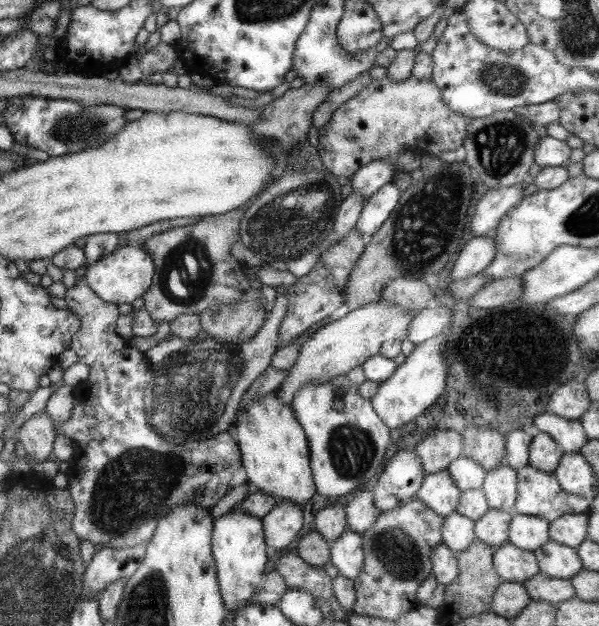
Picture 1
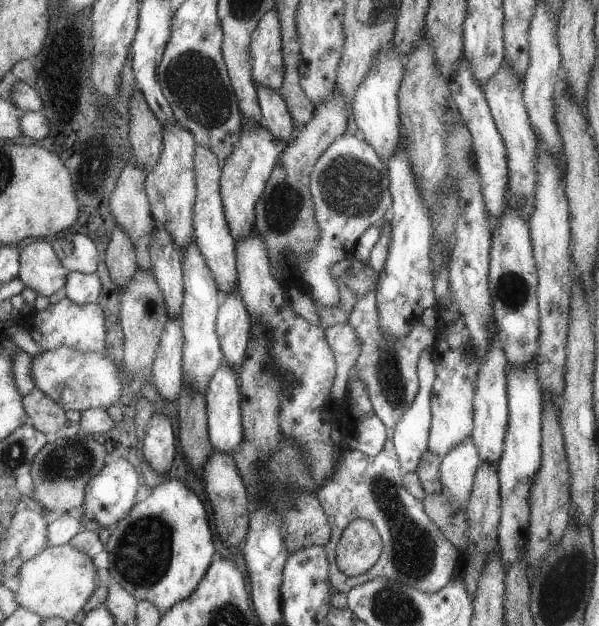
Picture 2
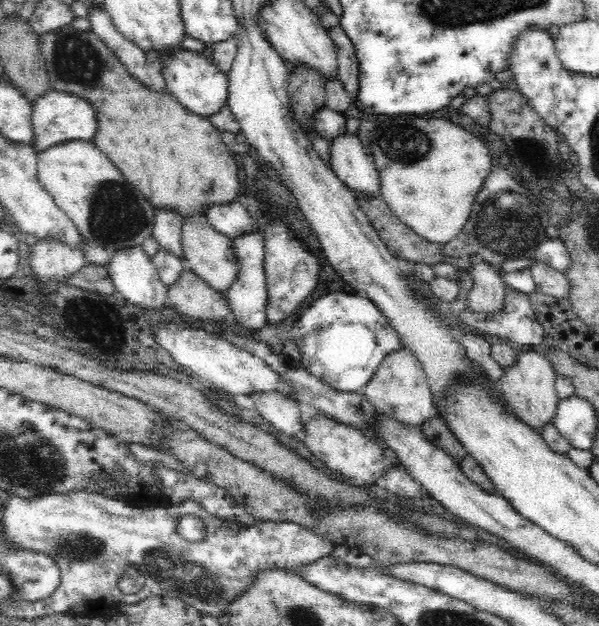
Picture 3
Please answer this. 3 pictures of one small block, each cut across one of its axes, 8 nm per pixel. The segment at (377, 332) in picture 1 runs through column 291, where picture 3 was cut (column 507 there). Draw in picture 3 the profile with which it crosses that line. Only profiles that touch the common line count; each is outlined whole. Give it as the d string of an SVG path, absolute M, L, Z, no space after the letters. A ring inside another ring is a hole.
M540 348L532 350L516 350L514 364L506 366L502 372L502 378L498 382L502 394L506 396L508 404L516 412L516 418L524 424L528 424L534 430L540 430L544 424L552 422L556 408L558 408L558 392L556 392L556 372L552 368L552 362L540 352Z

